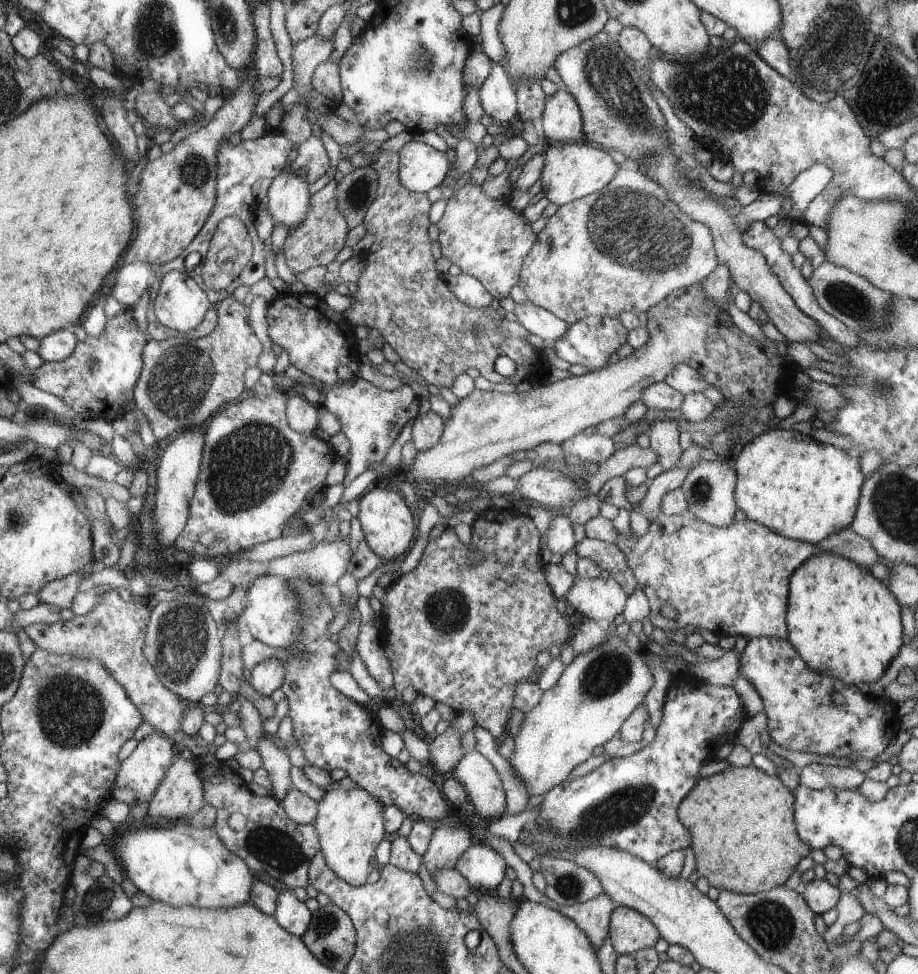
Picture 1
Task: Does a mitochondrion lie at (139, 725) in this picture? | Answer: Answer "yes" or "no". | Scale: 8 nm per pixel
no

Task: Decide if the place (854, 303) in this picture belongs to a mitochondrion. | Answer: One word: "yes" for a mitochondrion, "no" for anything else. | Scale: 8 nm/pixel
yes

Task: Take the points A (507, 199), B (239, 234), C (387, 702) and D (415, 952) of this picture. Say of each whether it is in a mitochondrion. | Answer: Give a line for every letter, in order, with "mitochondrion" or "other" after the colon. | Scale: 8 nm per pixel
A: other
B: other
C: other
D: mitochondrion

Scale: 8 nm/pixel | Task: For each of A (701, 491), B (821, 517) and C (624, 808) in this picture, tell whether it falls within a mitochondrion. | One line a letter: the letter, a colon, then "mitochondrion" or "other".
A: mitochondrion
B: other
C: mitochondrion

